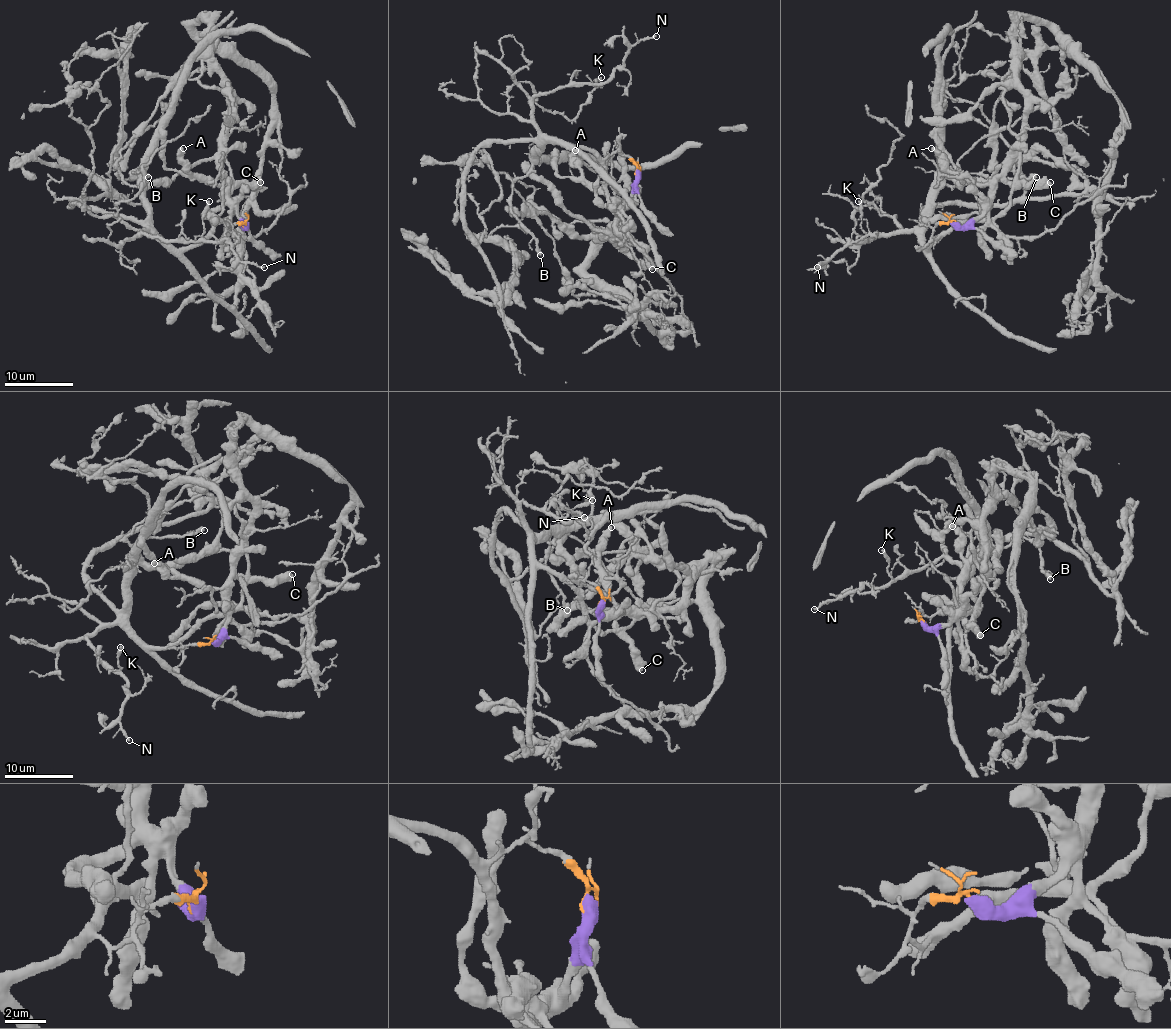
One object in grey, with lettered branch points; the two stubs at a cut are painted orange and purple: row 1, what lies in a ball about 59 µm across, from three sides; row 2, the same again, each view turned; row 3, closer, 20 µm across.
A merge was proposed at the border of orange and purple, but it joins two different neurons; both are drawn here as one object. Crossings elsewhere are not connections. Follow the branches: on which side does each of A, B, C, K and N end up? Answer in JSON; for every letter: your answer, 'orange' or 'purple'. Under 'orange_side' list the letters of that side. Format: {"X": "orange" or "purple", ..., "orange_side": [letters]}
{"A": "purple", "B": "orange", "C": "purple", "K": "orange", "N": "orange", "orange_side": ["B", "K", "N"]}

